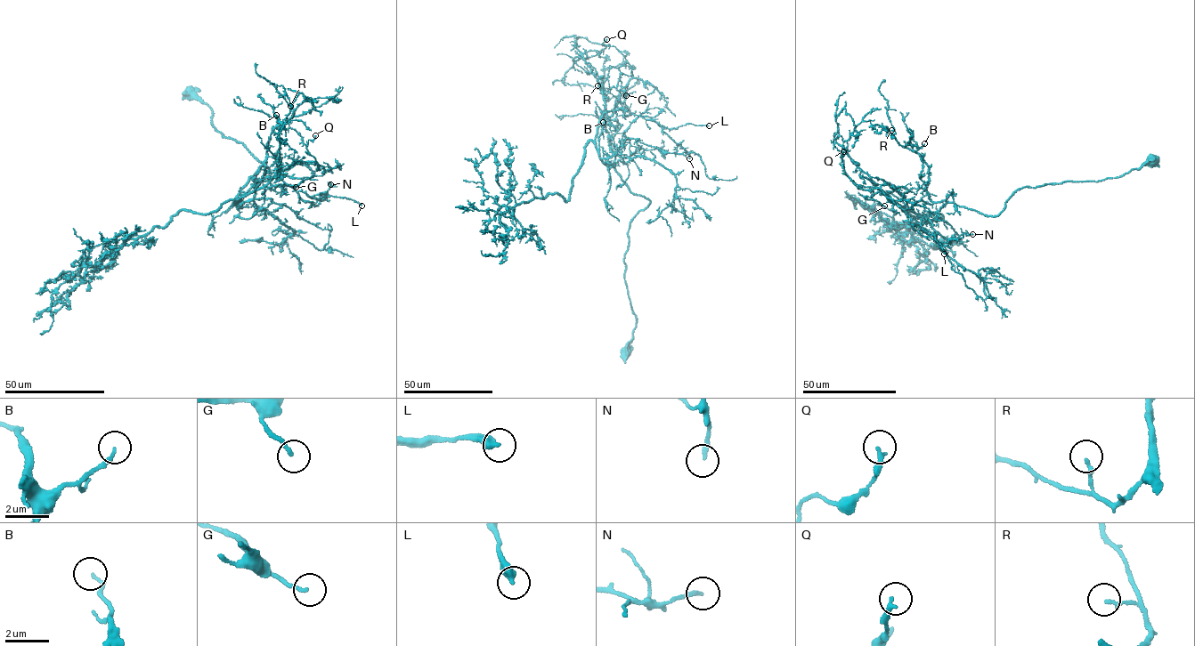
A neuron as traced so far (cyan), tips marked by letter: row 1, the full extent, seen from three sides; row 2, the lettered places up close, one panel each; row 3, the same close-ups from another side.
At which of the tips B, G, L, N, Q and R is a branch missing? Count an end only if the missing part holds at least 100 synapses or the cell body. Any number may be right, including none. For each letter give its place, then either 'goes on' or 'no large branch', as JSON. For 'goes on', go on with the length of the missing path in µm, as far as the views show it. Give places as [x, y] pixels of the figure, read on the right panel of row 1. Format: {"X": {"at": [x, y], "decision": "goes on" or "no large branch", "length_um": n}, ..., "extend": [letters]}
{"B": {"at": [924, 143], "decision": "no large branch"}, "G": {"at": [884, 205], "decision": "no large branch"}, "L": {"at": [944, 254], "decision": "no large branch"}, "N": {"at": [972, 234], "decision": "no large branch"}, "Q": {"at": [843, 151], "decision": "no large branch"}, "R": {"at": [891, 130], "decision": "no large branch"}, "extend": []}

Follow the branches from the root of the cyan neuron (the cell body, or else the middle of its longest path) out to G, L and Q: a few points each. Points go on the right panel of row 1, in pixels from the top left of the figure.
G: (1151, 160), (1101, 181), (1019, 189), (994, 216), (948, 202), (917, 215), (880, 189), (872, 197), (884, 205)
L: (1151, 160), (1101, 181), (1019, 189), (994, 216), (948, 202), (917, 215), (890, 199), (935, 236), (944, 254)
Q: (1151, 160), (1101, 181), (1019, 189), (994, 216), (948, 202), (917, 215), (885, 182), (857, 187), (843, 151)

